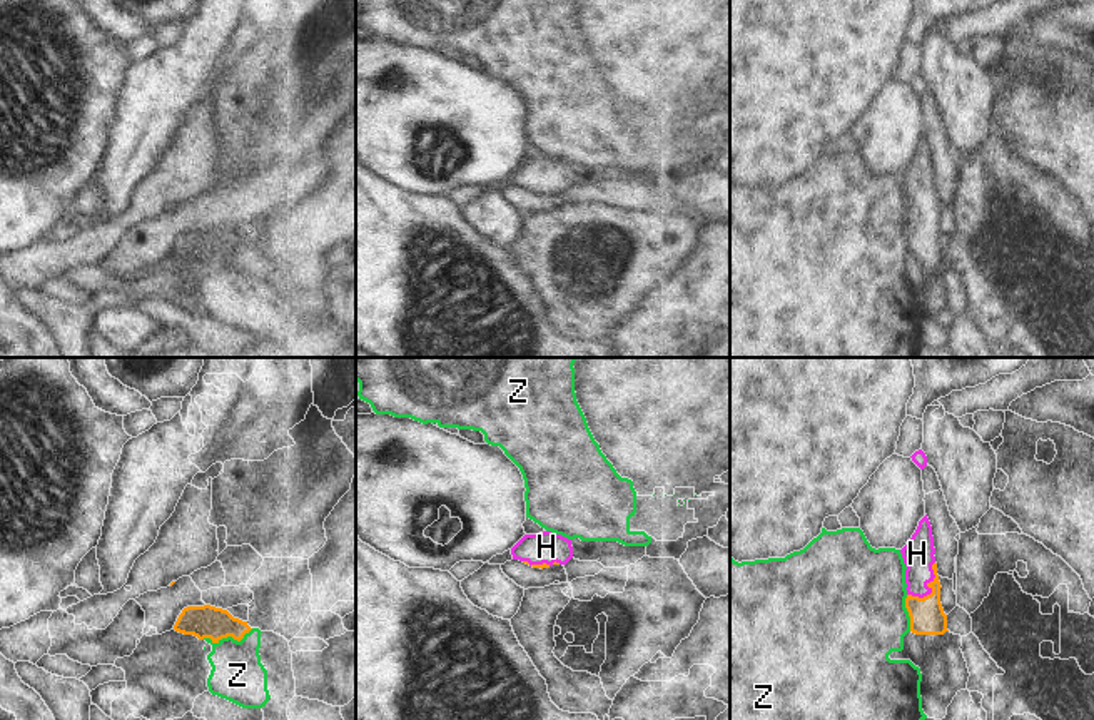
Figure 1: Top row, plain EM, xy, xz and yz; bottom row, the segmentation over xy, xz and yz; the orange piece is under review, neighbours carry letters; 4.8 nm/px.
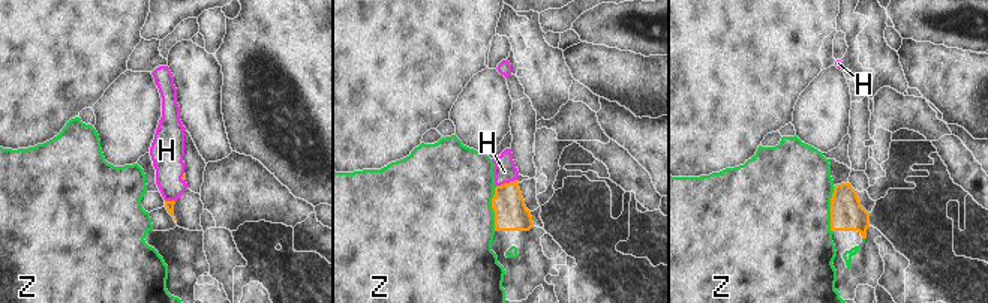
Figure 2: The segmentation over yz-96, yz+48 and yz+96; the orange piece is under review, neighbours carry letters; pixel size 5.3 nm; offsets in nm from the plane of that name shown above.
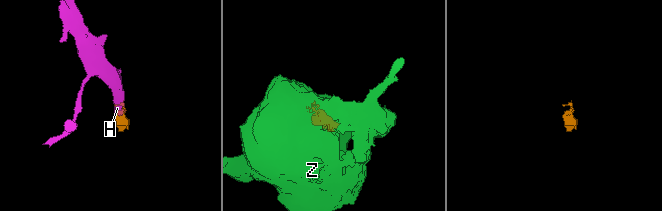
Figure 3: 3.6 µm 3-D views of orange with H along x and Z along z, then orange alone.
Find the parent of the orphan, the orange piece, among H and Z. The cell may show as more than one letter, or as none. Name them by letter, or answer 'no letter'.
H

